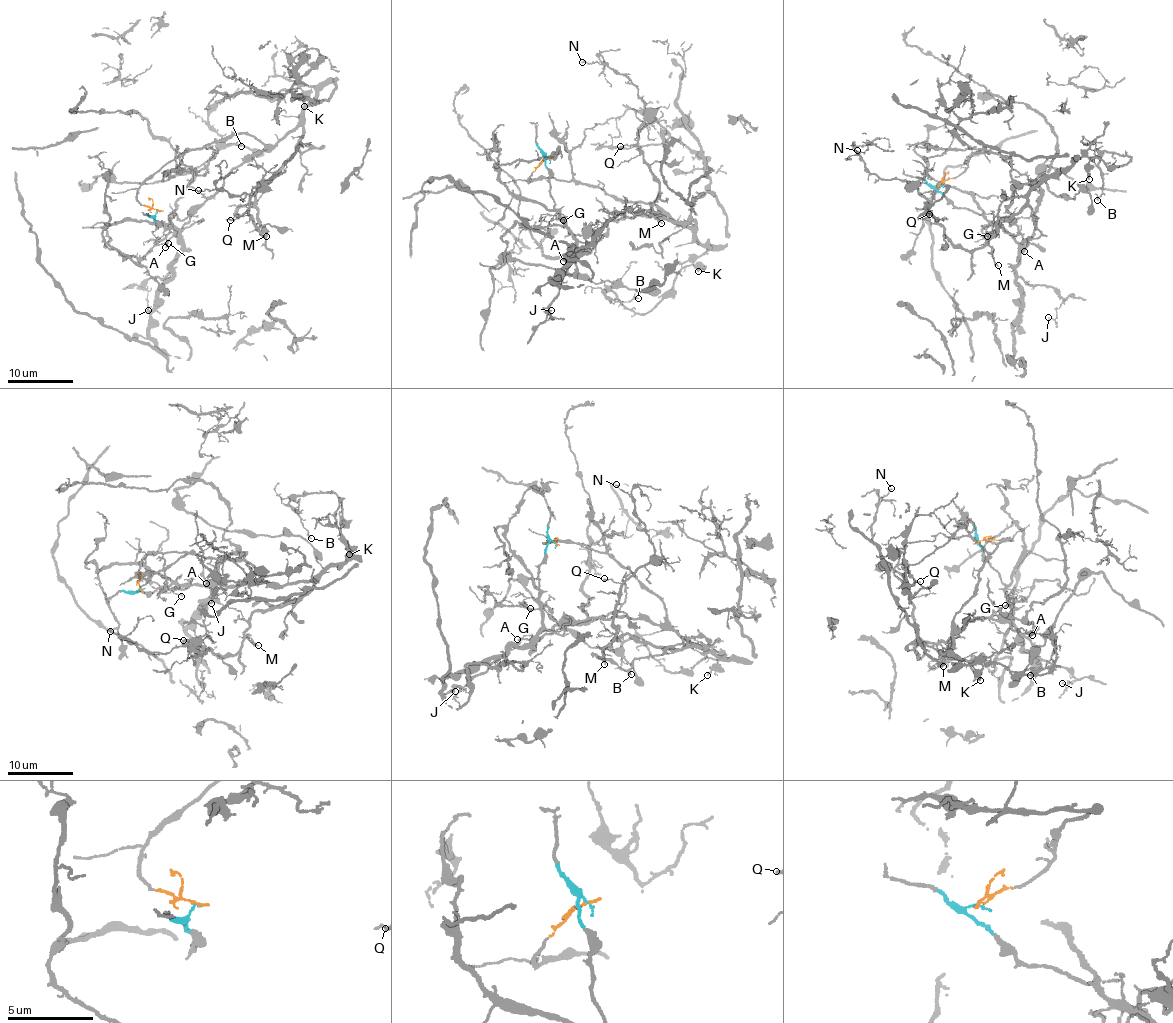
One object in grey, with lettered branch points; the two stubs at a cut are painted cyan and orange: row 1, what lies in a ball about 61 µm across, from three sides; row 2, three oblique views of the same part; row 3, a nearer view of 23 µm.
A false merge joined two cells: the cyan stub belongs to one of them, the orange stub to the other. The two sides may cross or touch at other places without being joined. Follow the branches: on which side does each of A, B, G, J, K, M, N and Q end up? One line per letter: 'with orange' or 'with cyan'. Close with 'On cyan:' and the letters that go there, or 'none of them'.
A: with cyan
B: with orange
G: with cyan
J: with cyan
K: with orange
M: with orange
N: with orange
Q: with orange
On cyan: A, G, J

